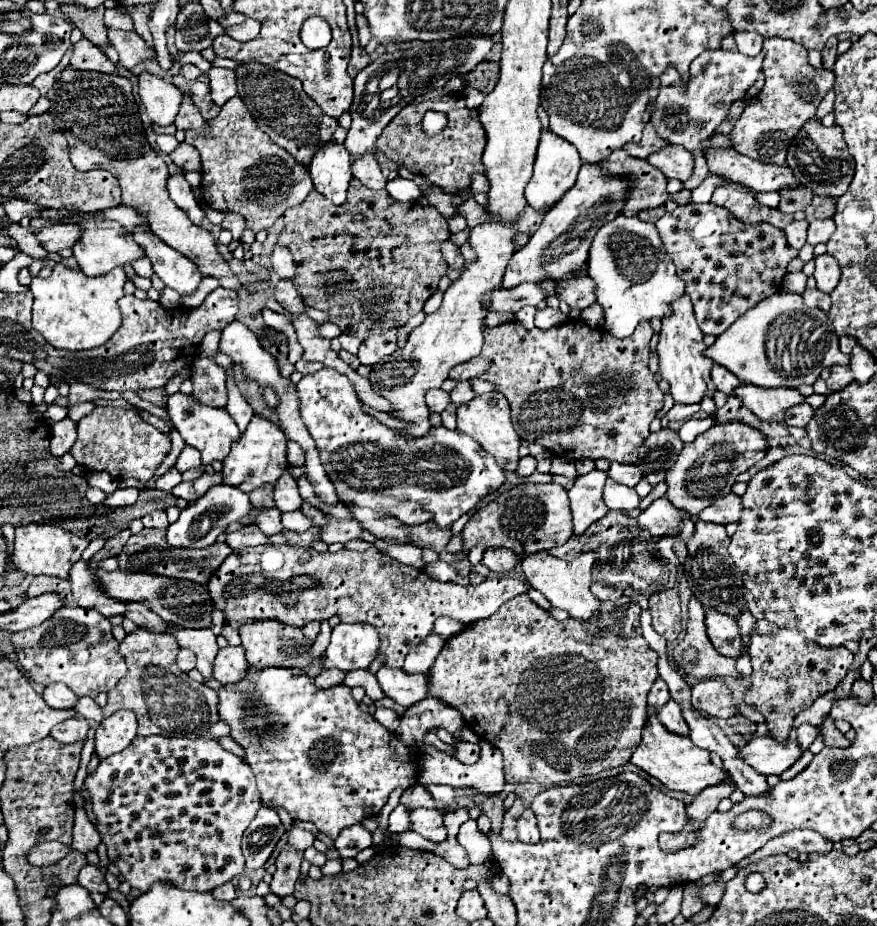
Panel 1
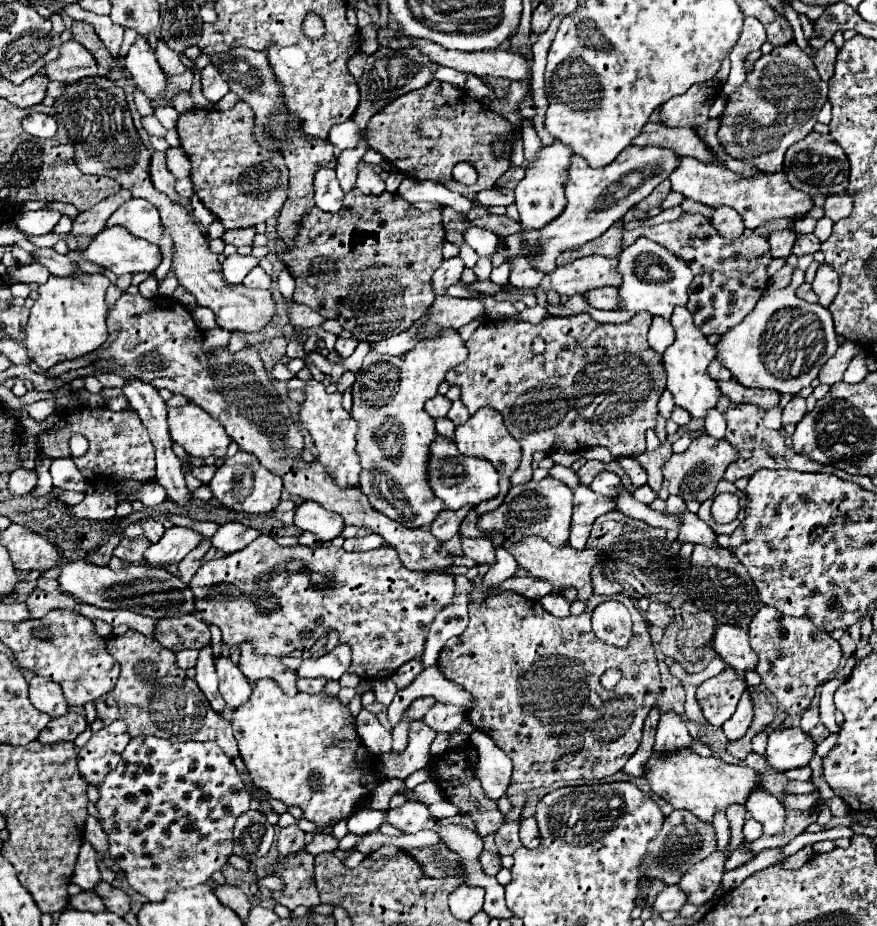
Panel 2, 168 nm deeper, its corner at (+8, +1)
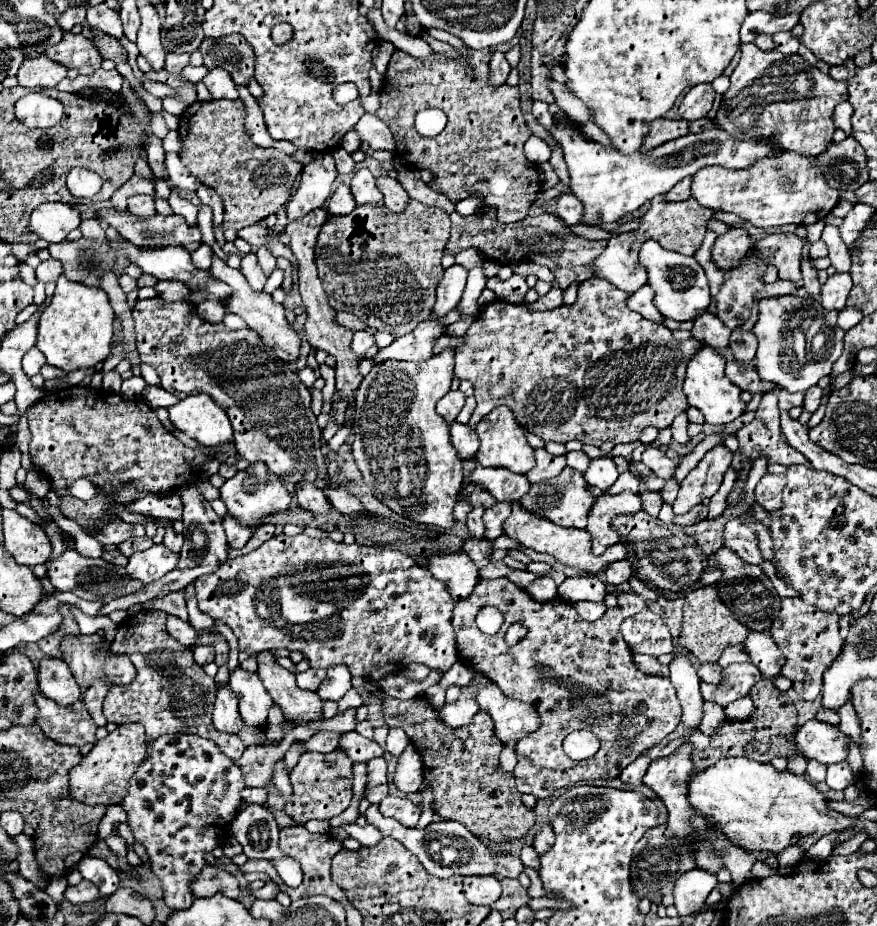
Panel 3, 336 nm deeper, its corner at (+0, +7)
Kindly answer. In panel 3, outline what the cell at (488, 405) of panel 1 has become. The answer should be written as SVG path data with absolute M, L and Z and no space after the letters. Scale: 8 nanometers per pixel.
M494 408L488 416L484 416L476 424L476 434L480 438L480 448L476 452L476 460L482 466L504 466L516 474L526 474L528 470L534 468L534 450L526 440L526 434L522 426L514 420L510 408Z

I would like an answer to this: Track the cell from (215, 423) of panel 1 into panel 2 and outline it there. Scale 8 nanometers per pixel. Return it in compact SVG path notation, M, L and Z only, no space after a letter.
M196 404L170 408L168 430L172 440L178 442L190 456L224 458L230 444L224 426Z

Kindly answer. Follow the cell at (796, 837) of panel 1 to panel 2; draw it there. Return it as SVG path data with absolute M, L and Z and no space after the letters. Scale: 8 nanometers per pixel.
M764 788L754 790L746 802L748 814L764 826L766 834L776 834L784 826L784 806Z

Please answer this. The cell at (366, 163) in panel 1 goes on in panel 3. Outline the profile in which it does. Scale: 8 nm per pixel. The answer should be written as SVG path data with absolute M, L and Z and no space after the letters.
M380 176L380 178L376 178L376 186L380 188L380 192L384 196L384 206L388 206L392 212L402 212L406 208L408 194L400 186L398 180L394 180L390 176Z

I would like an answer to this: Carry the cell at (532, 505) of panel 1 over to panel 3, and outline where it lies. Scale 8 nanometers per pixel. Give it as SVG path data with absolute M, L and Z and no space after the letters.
M566 466L558 476L548 478L538 484L532 484L530 492L526 492L518 502L520 502L520 506L526 508L526 512L532 512L536 516L544 516L546 520L552 520L558 526L586 528L586 516L588 516L588 510L594 502L594 496L588 492L588 484L586 484L584 476L578 470Z

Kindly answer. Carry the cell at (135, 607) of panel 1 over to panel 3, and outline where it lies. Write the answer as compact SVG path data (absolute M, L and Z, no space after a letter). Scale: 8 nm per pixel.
M196 632L196 644L208 644L216 650L214 662L218 666L228 662L228 642L220 632Z

